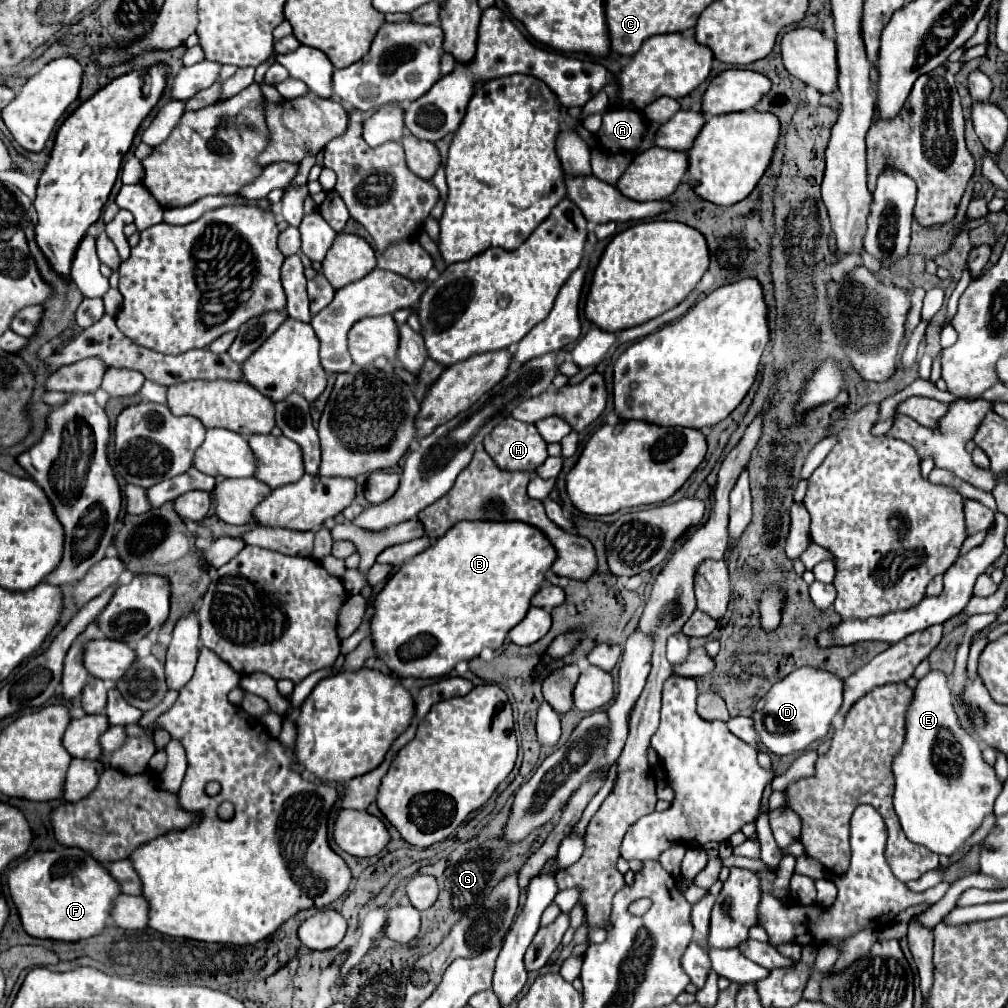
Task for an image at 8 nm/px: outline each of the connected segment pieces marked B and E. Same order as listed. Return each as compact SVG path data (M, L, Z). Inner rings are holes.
M460 521L456 523L444 537L440 537L434 545L430 545L426 551L422 551L420 555L416 555L410 563L404 563L396 575L392 575L392 579L386 583L386 587L376 595L374 599L374 607L376 613L370 621L372 627L372 641L378 649L378 657L384 659L390 667L390 671L398 677L442 677L448 675L458 661L468 661L472 657L478 657L480 651L484 647L490 649L498 649L502 647L508 631L512 627L516 627L518 621L522 621L530 609L530 599L536 595L536 591L540 591L542 583L546 581L546 573L550 571L550 567L554 565L558 553L554 549L552 543L548 543L548 537L536 529L534 525L528 525L524 521Z
M930 671L918 681L908 707L906 741L894 757L892 773L896 779L894 809L906 837L938 855L950 857L962 851L984 817L992 813L1002 781L982 759L978 741L960 729L946 673Z

